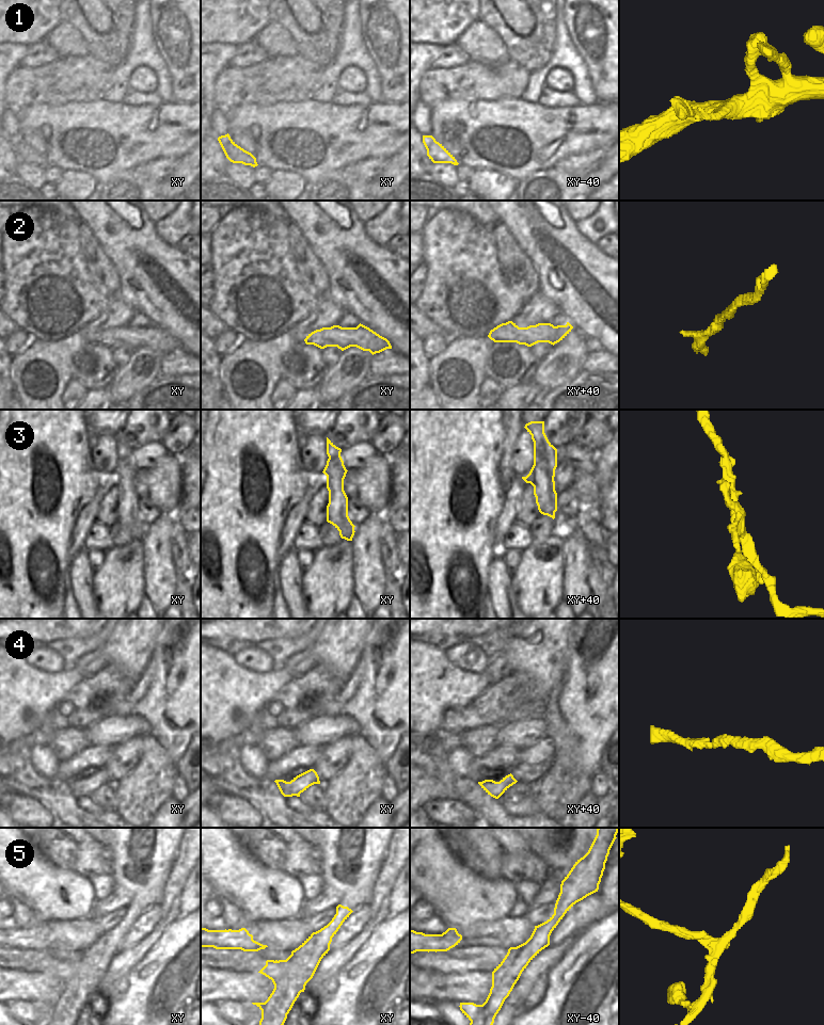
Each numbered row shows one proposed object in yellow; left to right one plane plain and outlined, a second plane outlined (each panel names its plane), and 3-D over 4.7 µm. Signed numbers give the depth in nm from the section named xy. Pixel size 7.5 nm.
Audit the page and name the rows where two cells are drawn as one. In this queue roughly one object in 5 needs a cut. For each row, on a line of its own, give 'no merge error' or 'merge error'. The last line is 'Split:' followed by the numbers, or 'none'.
1: no merge error
2: no merge error
3: no merge error
4: no merge error
5: merge error
Split: 5

